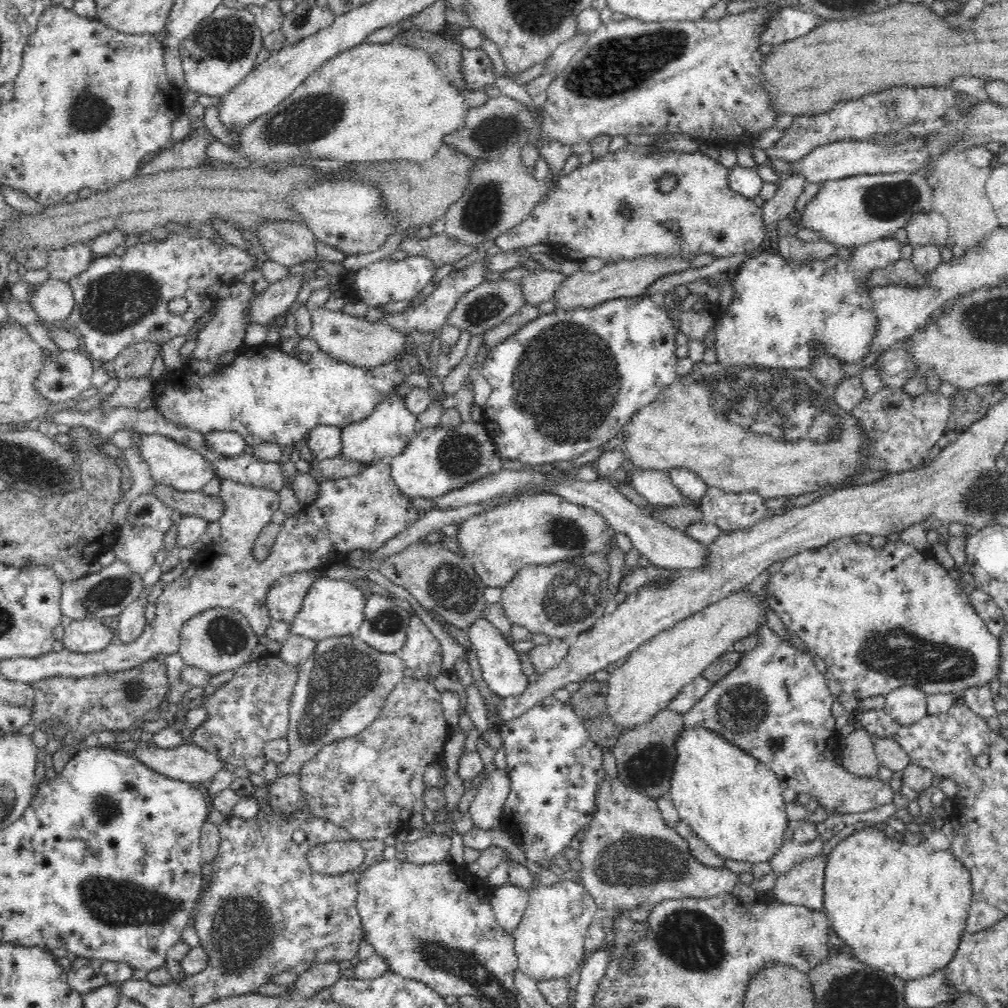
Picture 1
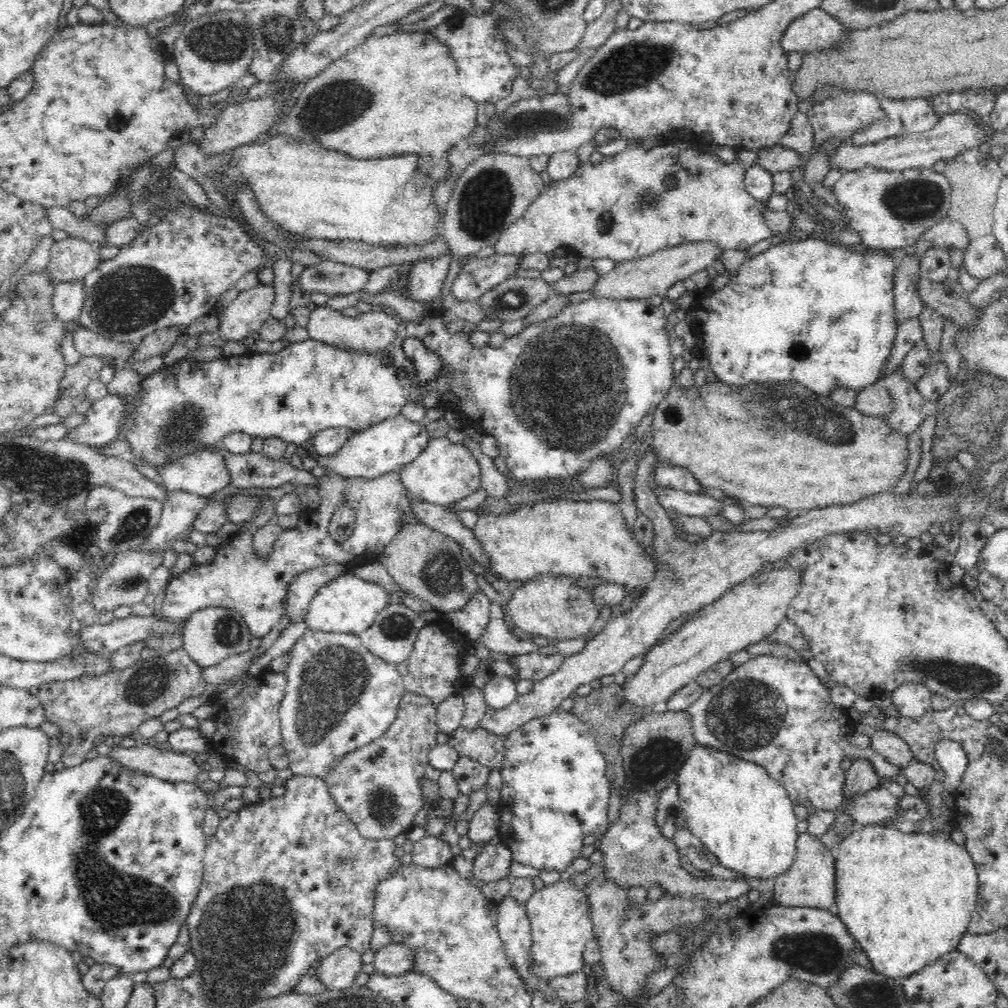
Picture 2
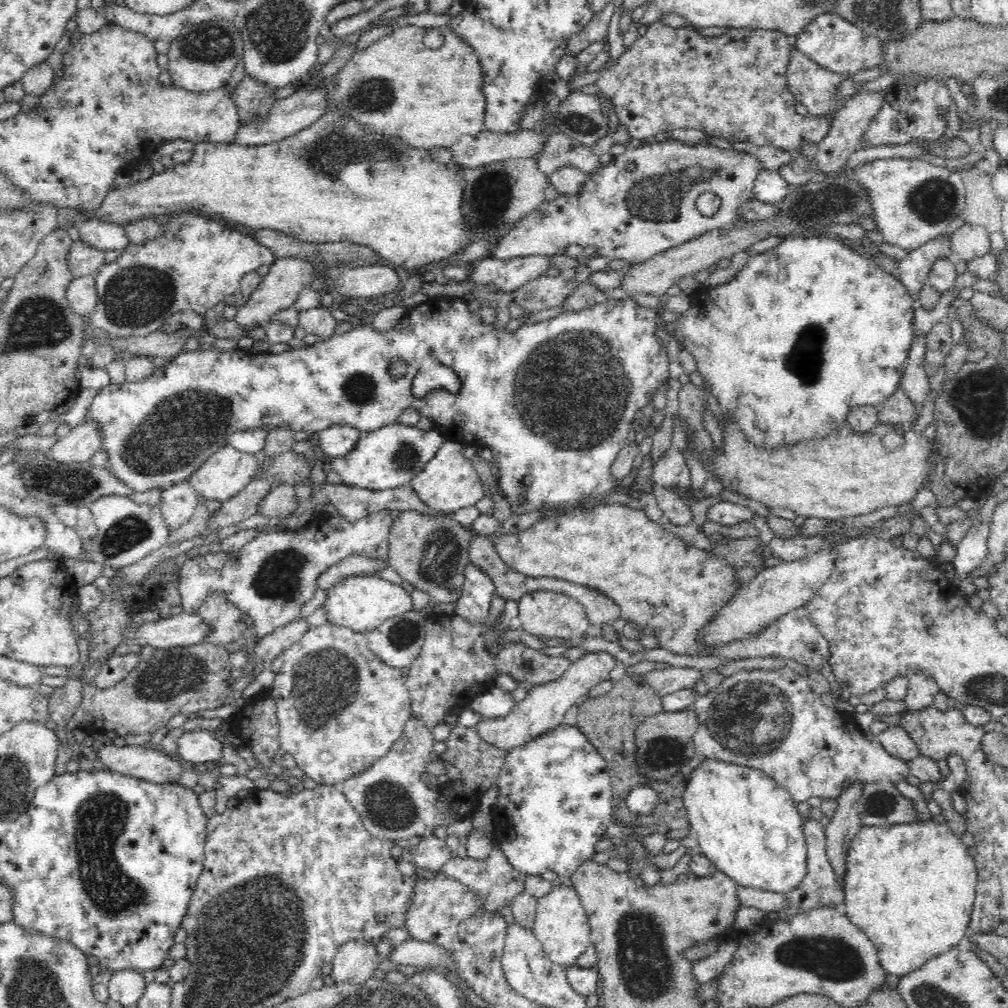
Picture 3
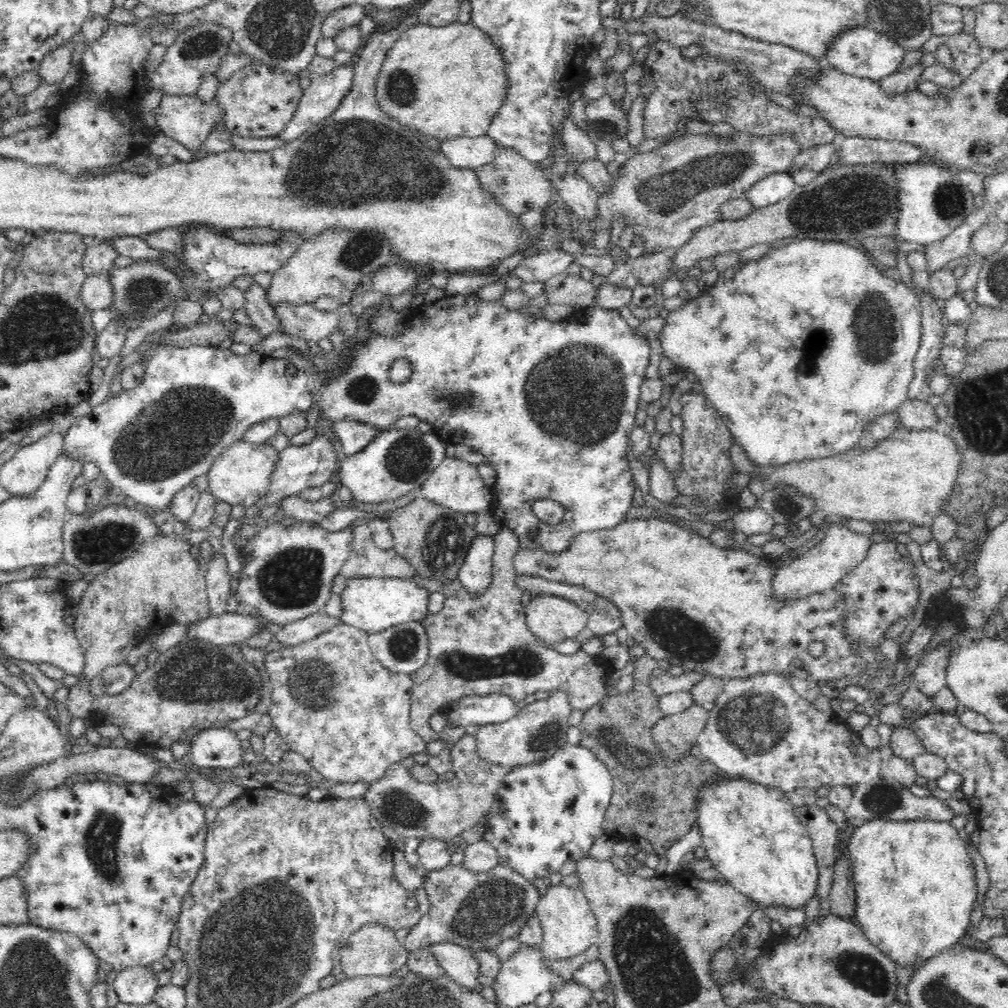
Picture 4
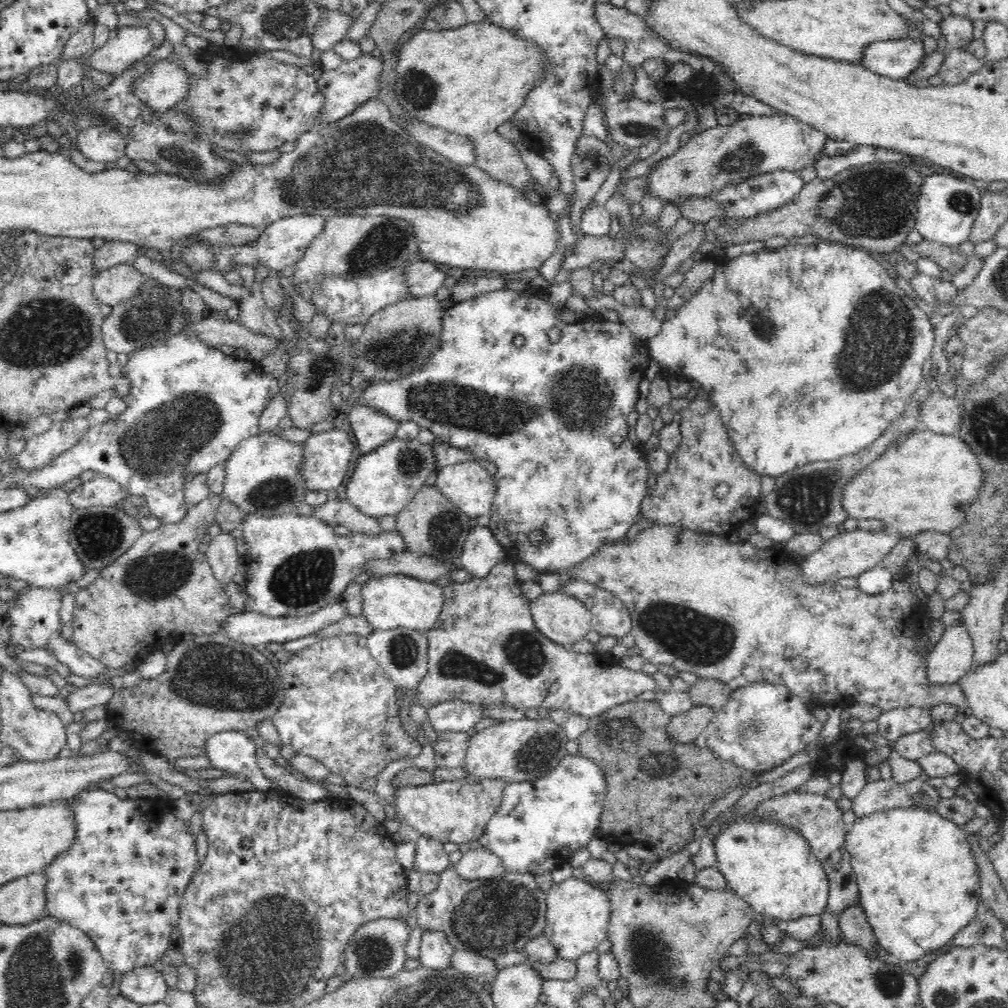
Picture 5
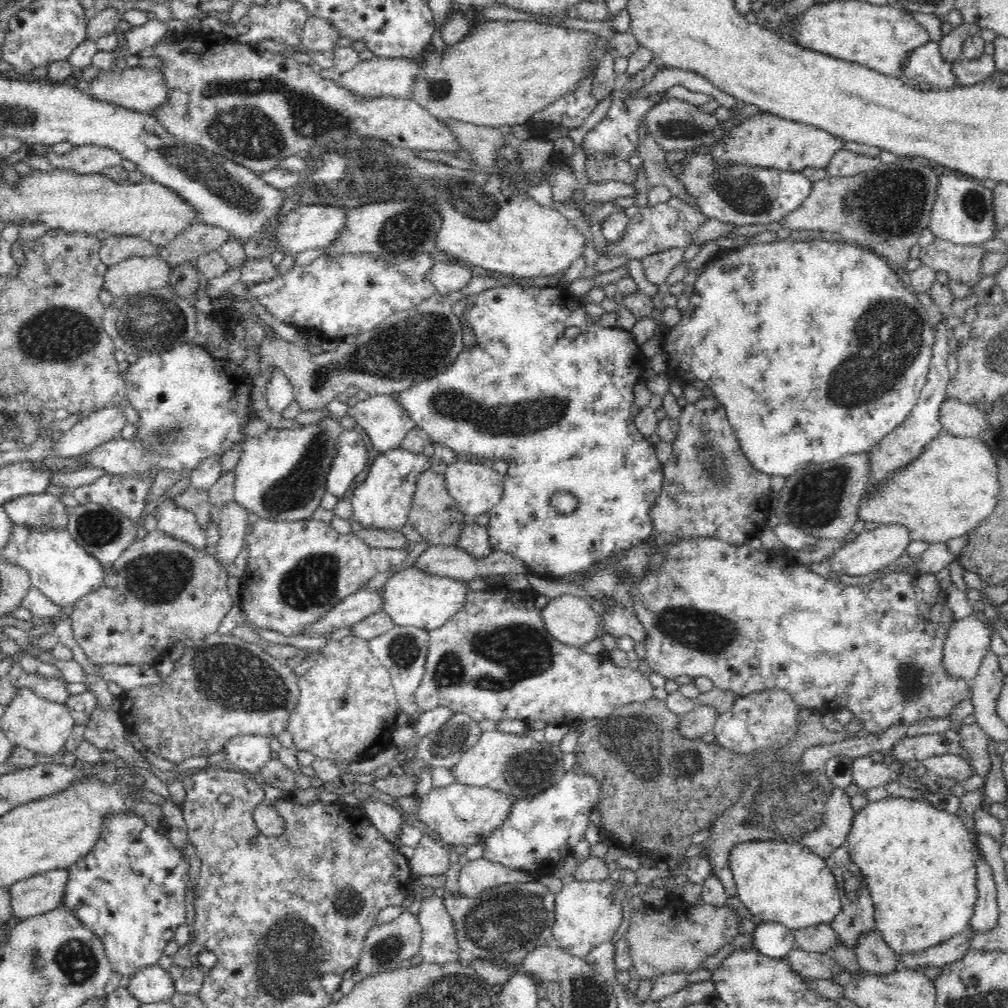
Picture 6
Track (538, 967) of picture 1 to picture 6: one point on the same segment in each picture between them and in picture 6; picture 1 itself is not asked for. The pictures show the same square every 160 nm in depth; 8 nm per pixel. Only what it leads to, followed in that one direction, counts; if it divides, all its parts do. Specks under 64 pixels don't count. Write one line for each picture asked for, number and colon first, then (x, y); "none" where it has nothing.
2: (559, 915)
3: (561, 924)
4: (570, 928)
5: (578, 912)
6: (587, 914)

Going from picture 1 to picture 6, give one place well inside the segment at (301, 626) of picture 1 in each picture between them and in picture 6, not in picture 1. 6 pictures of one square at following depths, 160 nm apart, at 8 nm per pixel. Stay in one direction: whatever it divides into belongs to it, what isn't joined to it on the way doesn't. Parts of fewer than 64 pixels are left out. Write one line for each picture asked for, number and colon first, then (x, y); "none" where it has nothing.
2: (348, 604)
3: (363, 603)
4: (372, 605)
5: (396, 601)
6: (414, 597)

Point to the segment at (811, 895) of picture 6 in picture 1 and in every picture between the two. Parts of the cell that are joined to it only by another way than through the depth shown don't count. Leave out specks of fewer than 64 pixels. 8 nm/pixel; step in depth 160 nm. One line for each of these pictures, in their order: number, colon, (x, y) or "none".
1: (734, 803)
2: (741, 814)
3: (747, 825)
4: (751, 833)
5: (773, 870)

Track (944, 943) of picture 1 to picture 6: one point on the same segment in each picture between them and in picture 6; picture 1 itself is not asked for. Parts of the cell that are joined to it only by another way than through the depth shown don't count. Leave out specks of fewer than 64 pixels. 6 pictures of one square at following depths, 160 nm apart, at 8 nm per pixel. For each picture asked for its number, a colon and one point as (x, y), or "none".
2: (907, 897)
3: (910, 887)
4: (915, 883)
5: (919, 886)
6: (919, 863)

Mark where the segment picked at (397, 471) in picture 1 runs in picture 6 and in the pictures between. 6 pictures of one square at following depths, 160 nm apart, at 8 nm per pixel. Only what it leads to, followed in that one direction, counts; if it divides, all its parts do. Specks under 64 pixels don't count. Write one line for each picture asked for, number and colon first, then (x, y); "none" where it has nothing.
2: (445, 473)
3: (449, 482)
4: (455, 483)
5: (469, 486)
6: (476, 488)

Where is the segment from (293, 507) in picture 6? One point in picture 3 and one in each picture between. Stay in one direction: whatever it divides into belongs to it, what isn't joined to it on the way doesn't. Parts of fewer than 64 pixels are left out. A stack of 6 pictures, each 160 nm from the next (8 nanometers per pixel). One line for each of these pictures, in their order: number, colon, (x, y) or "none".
3: (226, 473)
4: (242, 474)
5: (264, 477)

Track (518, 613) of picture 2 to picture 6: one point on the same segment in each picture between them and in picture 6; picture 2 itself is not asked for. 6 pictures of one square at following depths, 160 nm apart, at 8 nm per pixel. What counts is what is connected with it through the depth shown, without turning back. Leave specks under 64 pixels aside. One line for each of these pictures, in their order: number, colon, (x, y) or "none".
3: (545, 614)
4: (551, 618)
5: (564, 619)
6: (570, 620)

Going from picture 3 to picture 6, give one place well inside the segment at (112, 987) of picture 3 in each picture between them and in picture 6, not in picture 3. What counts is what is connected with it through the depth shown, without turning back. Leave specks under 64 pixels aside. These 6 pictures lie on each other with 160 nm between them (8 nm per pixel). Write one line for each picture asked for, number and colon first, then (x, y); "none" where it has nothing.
4: (138, 985)
5: (144, 984)
6: (152, 983)

